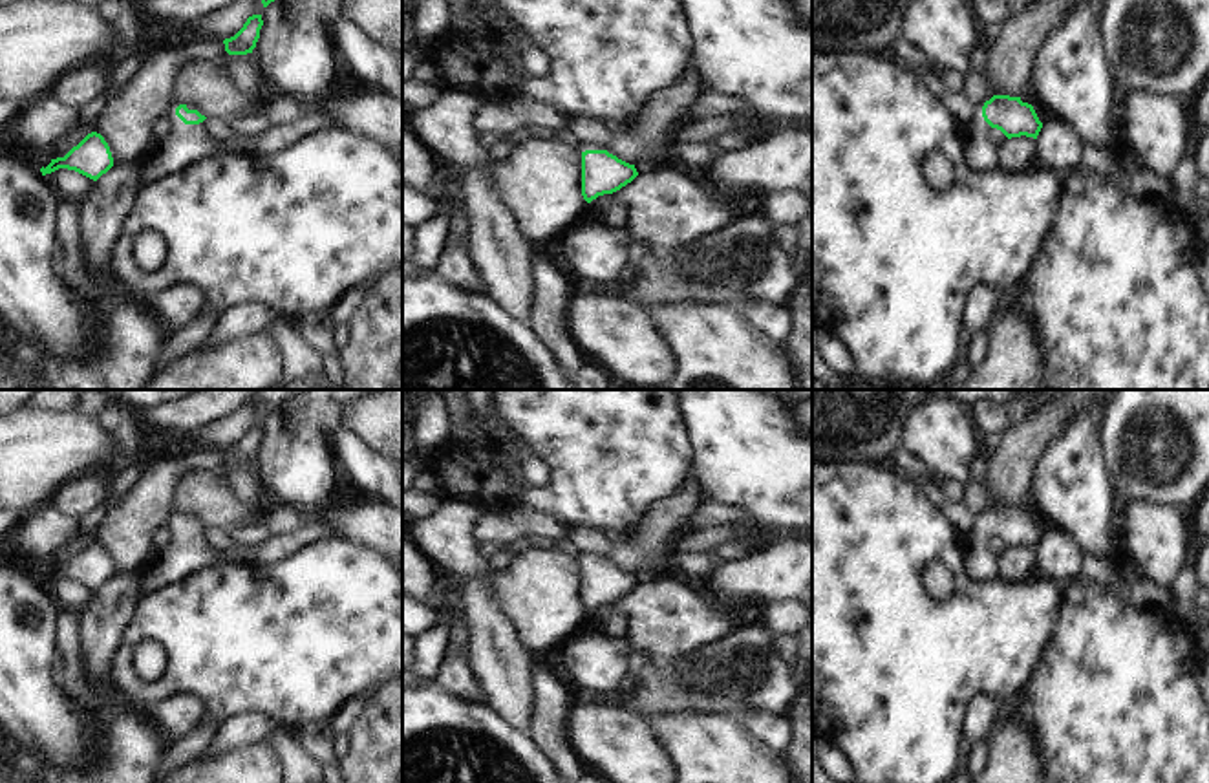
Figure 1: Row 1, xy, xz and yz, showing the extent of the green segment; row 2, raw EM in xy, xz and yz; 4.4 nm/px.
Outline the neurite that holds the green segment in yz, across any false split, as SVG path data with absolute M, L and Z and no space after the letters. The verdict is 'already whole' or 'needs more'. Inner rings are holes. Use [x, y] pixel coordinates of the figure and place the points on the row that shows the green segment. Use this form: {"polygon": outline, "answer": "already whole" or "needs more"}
{"polygon": "M993 95L990 101L977 104L975 119L964 130L964 159L977 172L999 166L999 148L990 139L993 128L1008 139L1021 135L1037 139L1043 123L1033 106L1022 102L1021 97Z", "answer": "needs more"}

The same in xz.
{"polygon": "M578 143L578 188L587 203L631 183L638 172L594 143Z", "answer": "needs more"}

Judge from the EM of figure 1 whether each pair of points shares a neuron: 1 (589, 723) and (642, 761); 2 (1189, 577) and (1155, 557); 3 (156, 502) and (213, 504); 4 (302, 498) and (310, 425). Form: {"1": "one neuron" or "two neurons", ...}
{"1": "one neuron", "2": "two neurons", "3": "two neurons", "4": "one neuron"}

